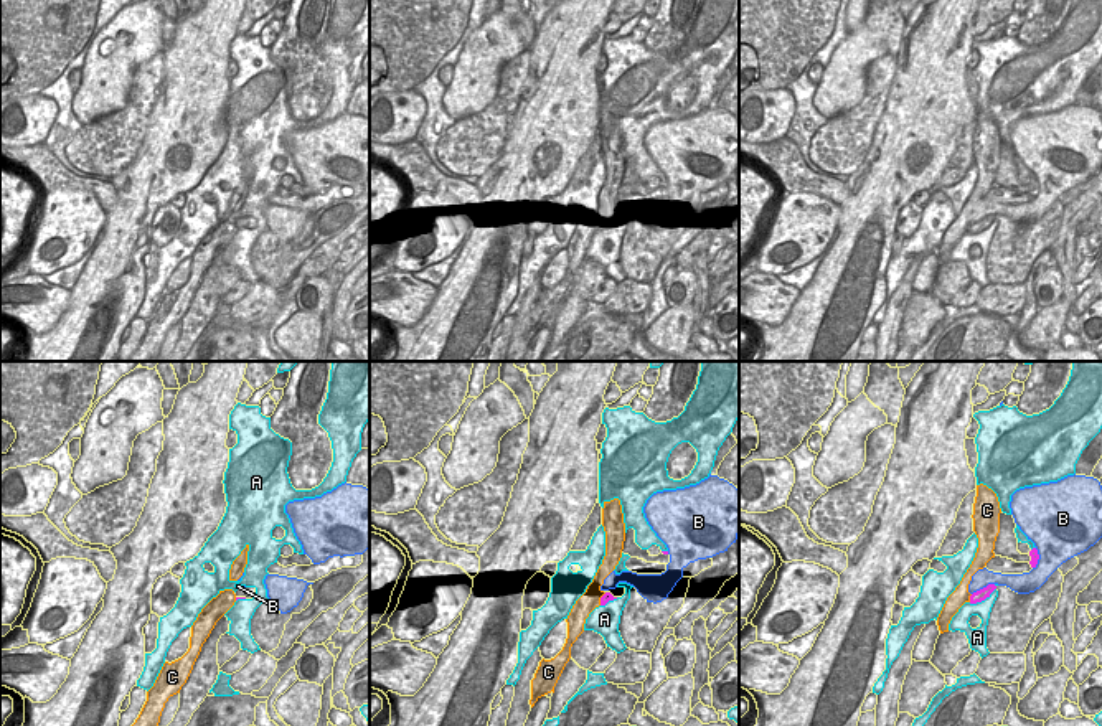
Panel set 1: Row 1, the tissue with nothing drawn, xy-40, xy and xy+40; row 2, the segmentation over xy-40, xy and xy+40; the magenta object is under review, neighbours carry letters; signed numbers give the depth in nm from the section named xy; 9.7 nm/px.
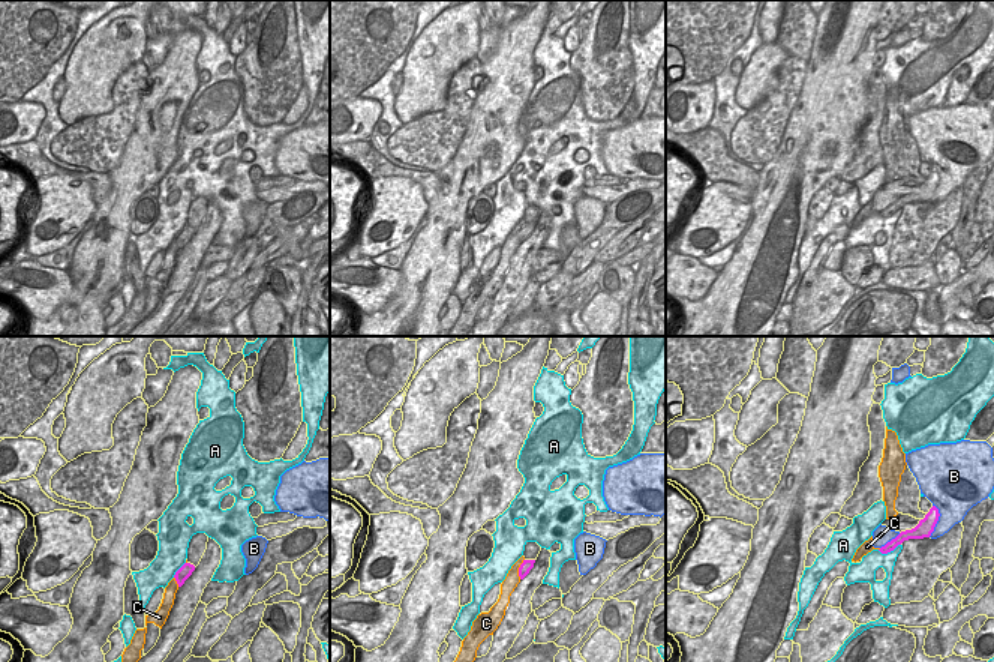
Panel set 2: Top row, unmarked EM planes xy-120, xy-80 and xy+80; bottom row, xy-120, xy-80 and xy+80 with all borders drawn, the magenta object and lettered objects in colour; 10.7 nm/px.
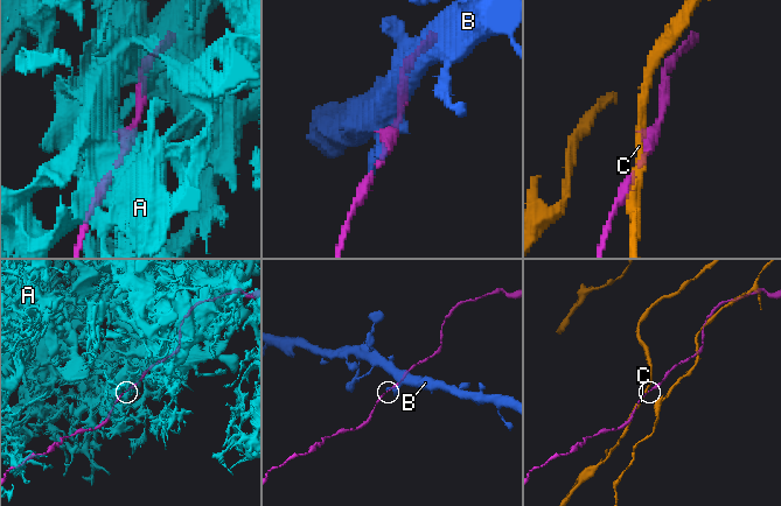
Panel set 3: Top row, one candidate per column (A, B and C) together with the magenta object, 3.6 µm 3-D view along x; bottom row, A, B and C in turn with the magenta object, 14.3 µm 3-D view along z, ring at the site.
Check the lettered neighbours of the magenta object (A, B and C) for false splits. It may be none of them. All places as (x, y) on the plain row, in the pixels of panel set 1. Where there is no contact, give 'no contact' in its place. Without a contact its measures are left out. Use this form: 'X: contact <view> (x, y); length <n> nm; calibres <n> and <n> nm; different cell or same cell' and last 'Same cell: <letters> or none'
A: contact xy+40 (984, 230); length 320 nm; calibres 120 and 160 nm; different cell
B: contact xy+40 (984, 218); length 260 nm; calibres 120 and 180 nm; different cell
C: contact xy+40 (970, 228); length 90 nm; calibres 120 and 160 nm; different cell
Same cell: none

